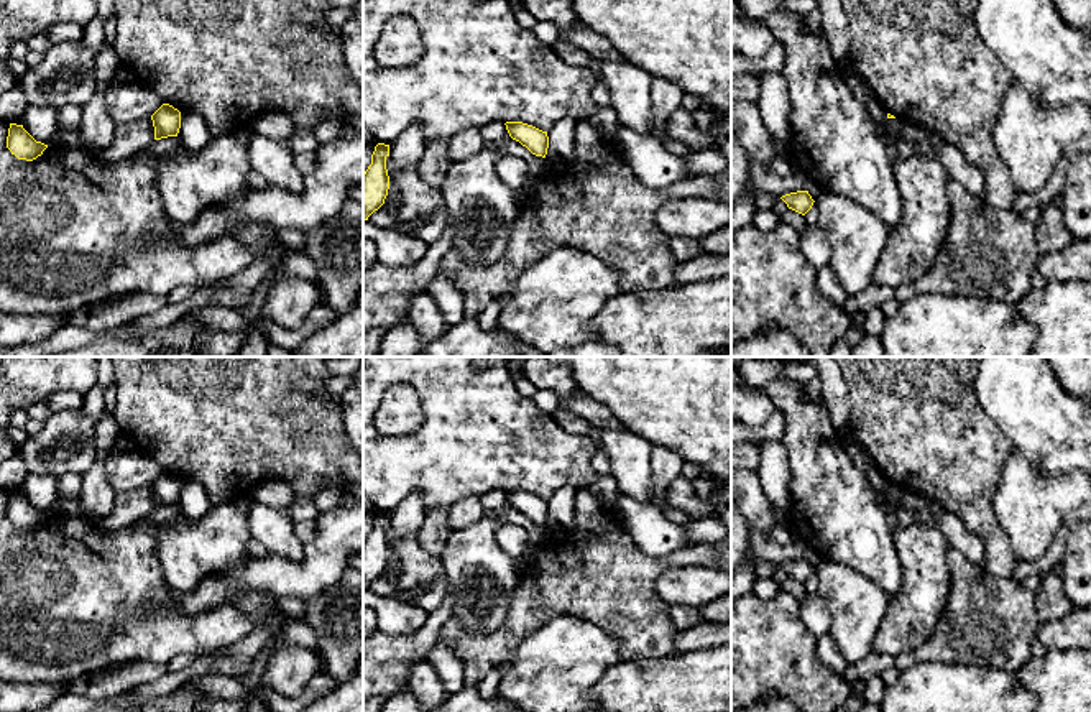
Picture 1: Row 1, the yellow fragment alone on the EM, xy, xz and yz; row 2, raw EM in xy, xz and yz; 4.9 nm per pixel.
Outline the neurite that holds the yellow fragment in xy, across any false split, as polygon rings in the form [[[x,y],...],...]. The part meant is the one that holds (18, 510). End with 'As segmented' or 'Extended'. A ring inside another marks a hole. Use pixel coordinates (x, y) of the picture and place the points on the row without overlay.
[[[10,492],[8,505],[7,505],[7,516],[15,523],[18,528],[33,529],[43,523],[48,513],[36,510],[23,493]]]. As segmented

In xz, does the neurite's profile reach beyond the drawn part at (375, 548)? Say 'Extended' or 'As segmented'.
As segmented

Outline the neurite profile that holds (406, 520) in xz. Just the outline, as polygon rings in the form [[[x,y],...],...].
[[[414,492],[389,511],[394,539],[416,539],[426,520],[426,505]]]

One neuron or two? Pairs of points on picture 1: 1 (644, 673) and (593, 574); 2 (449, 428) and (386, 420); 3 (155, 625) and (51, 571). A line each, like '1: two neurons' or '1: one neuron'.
1: two neurons
2: two neurons
3: one neuron

